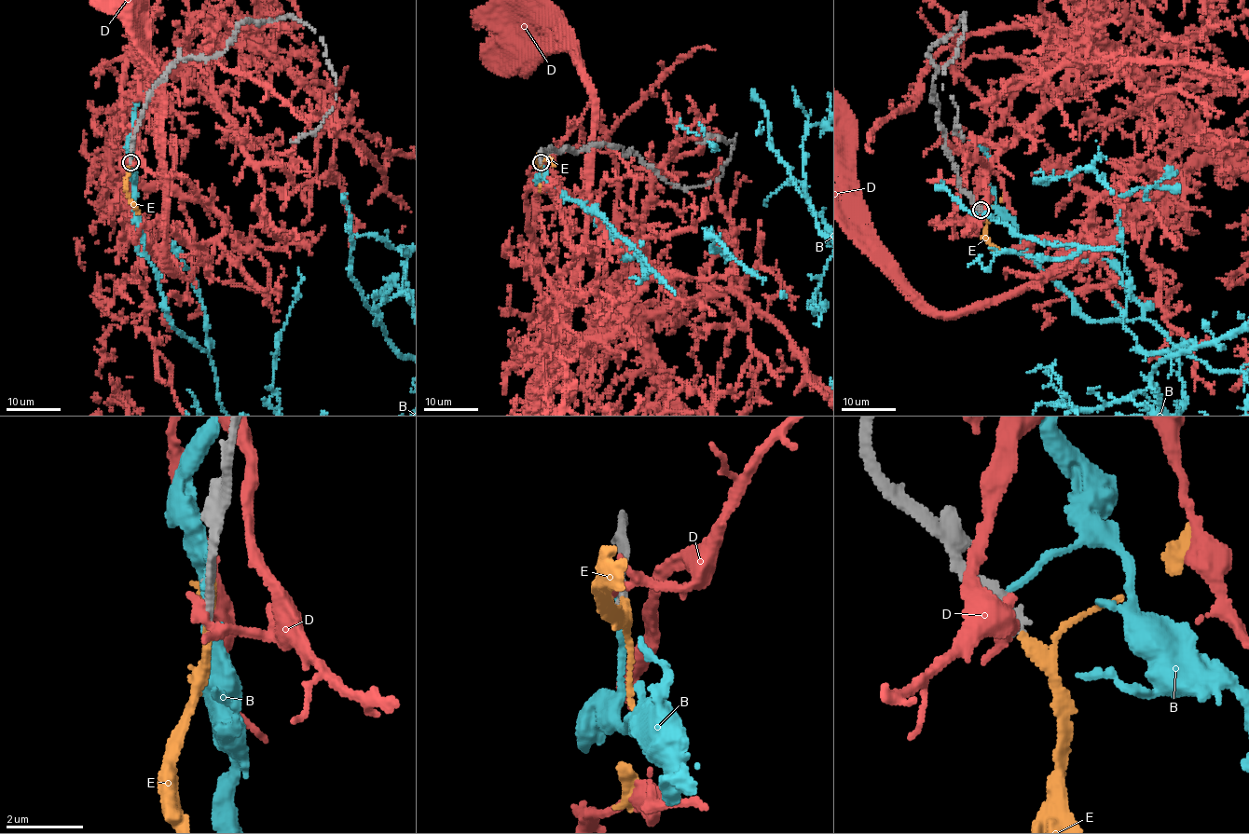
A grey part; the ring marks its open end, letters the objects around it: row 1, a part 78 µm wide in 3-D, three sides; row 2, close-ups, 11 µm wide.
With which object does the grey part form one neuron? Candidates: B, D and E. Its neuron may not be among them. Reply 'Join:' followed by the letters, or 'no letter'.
Join: E

